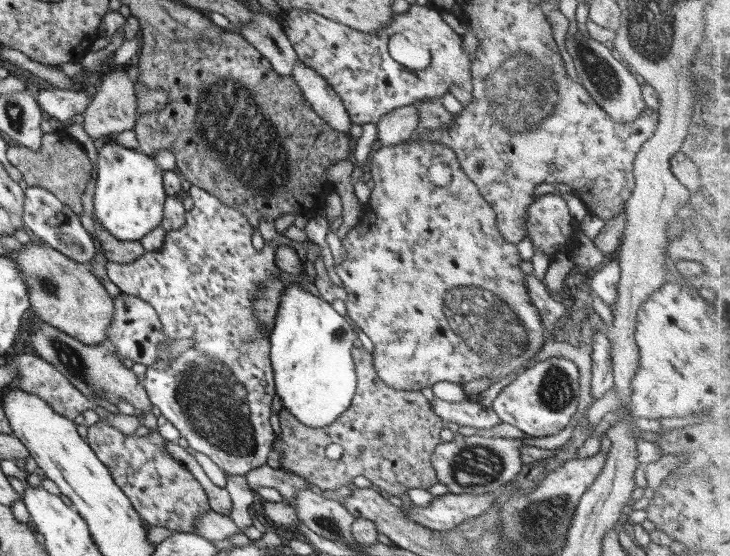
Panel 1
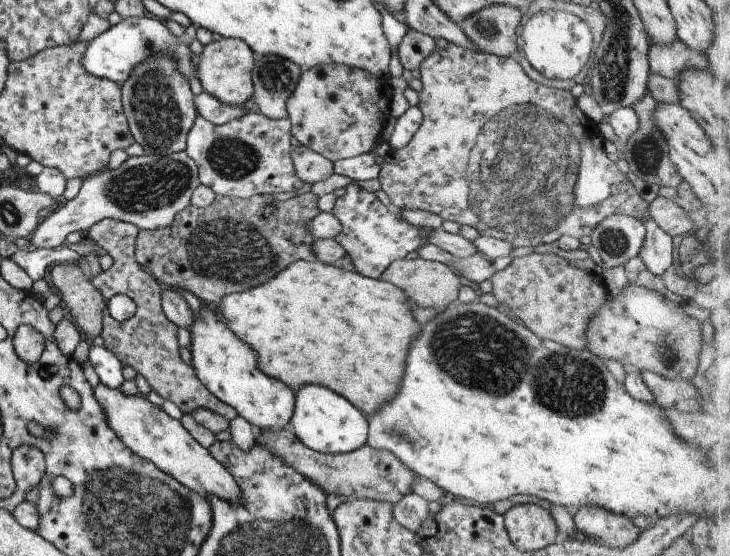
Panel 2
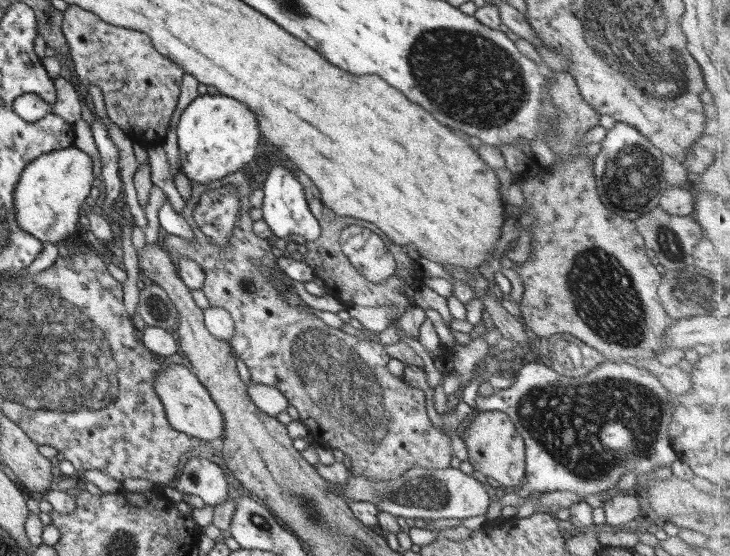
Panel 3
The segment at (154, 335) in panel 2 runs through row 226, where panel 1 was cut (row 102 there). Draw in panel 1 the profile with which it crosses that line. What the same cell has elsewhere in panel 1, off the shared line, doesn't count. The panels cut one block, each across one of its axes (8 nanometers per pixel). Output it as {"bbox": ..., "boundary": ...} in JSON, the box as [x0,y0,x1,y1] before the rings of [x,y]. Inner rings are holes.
{"bbox":[82,69,137,139],"boundary":[[[119,69],[105,72],[101,76],[100,86],[85,107],[82,116],[84,117],[83,130],[90,139],[99,138],[105,134],[115,134],[123,130],[132,130],[137,116],[136,96],[130,78]]]}

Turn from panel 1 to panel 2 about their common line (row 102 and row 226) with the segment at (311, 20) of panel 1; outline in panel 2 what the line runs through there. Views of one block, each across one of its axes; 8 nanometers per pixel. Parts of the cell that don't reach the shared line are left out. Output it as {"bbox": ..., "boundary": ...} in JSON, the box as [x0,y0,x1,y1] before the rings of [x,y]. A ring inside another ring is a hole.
{"bbox":[330,182,426,279],"boundary":[[[357,182],[345,187],[344,194],[337,197],[330,213],[341,223],[342,231],[334,239],[351,257],[355,272],[372,279],[379,279],[391,262],[403,259],[426,242],[425,228],[414,227],[403,218],[398,219],[372,192],[359,188]]]}

